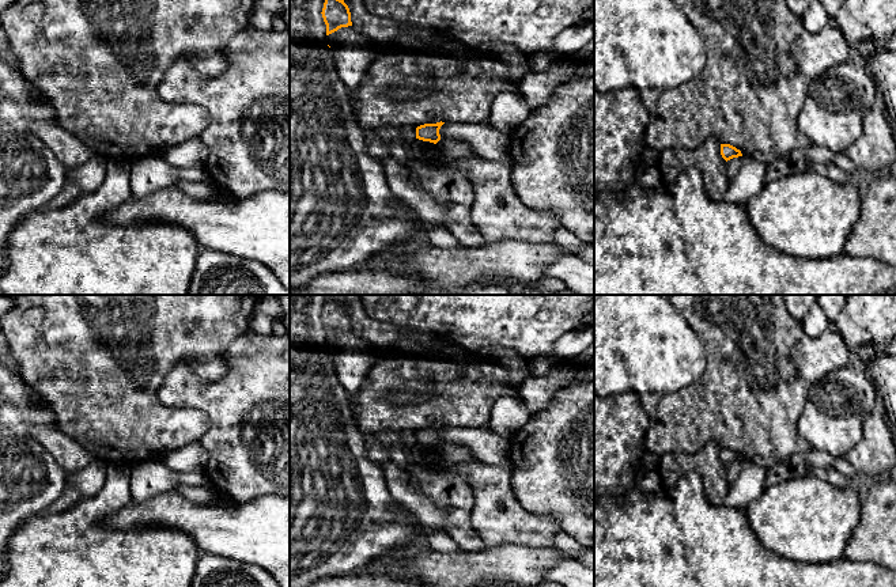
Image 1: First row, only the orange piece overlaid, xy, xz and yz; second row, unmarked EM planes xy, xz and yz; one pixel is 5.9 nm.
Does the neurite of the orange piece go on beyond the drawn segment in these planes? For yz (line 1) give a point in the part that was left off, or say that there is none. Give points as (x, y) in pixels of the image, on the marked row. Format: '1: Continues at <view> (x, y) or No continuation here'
1: No continuation here

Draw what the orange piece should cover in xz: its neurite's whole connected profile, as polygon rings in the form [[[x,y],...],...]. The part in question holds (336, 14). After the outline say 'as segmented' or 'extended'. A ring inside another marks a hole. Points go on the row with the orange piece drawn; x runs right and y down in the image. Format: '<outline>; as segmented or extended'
[[[325,0],[321,14],[326,24],[326,35],[341,27],[352,26],[351,12],[344,0]]]; as segmented

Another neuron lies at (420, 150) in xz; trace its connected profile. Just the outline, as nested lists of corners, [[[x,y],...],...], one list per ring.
[[[416,139],[411,144],[412,162],[424,162],[435,149],[434,143]]]

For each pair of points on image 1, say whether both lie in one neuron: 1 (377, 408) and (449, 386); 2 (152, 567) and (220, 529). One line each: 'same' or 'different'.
1: same
2: different

